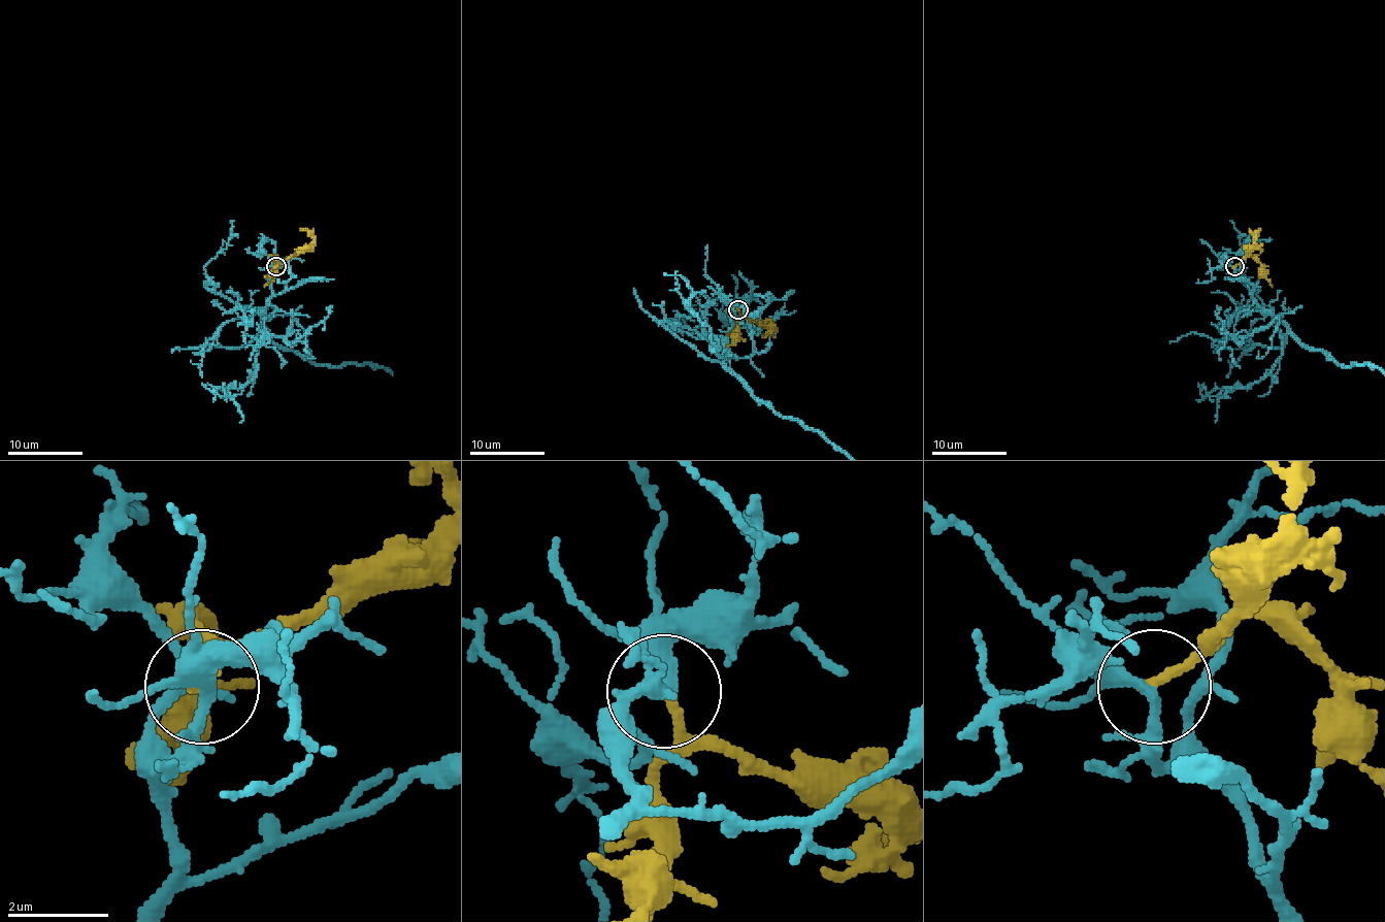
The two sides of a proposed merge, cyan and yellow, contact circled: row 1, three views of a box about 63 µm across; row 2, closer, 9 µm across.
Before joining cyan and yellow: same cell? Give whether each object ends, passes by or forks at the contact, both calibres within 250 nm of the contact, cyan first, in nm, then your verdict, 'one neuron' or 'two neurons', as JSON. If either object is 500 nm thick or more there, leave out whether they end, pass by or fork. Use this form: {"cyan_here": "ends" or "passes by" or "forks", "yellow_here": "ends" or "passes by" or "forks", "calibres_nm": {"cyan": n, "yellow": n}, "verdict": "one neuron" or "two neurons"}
{"cyan_here": "passes by", "yellow_here": "ends", "calibres_nm": {"cyan": 240, "yellow": 220}, "verdict": "two neurons"}

